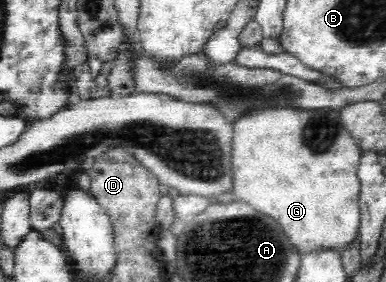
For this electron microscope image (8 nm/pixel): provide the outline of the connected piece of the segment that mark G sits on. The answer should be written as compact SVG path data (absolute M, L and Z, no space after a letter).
M276 108L276 110L260 110L260 112L252 112L246 114L242 118L236 120L234 127L234 136L232 136L232 190L231 198L243 201L254 211L264 214L272 218L282 229L282 233L286 235L292 247L298 251L299 256L308 256L311 253L334 252L342 257L359 239L359 229L361 225L361 211L359 206L360 181L358 180L358 166L363 151L349 131L345 129L339 110L328 110L320 108L320 110L290 110L289 108Z

